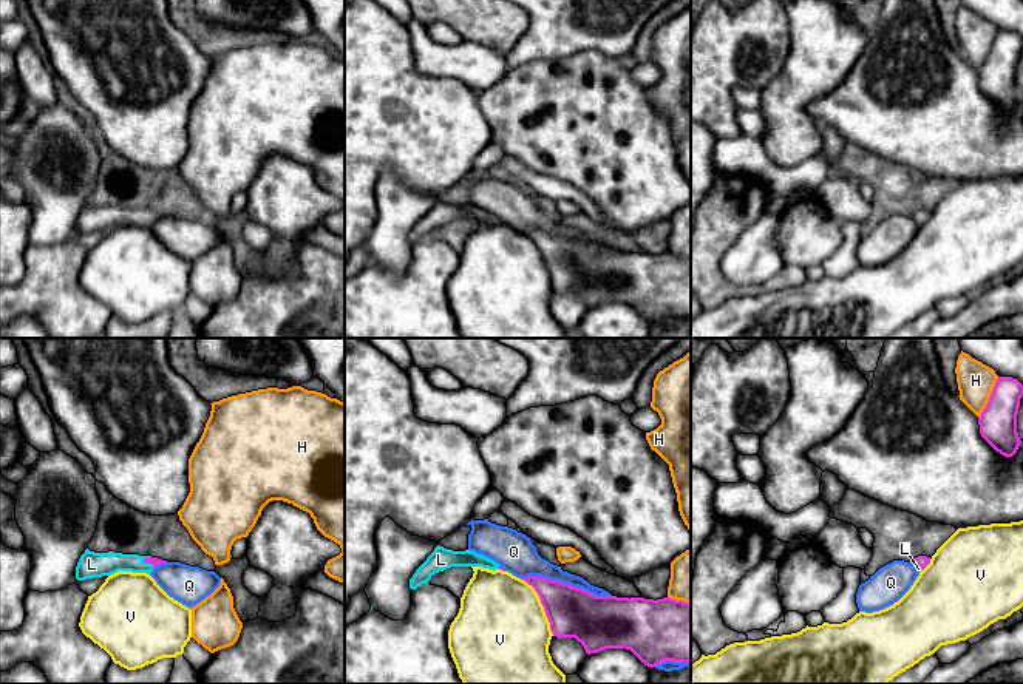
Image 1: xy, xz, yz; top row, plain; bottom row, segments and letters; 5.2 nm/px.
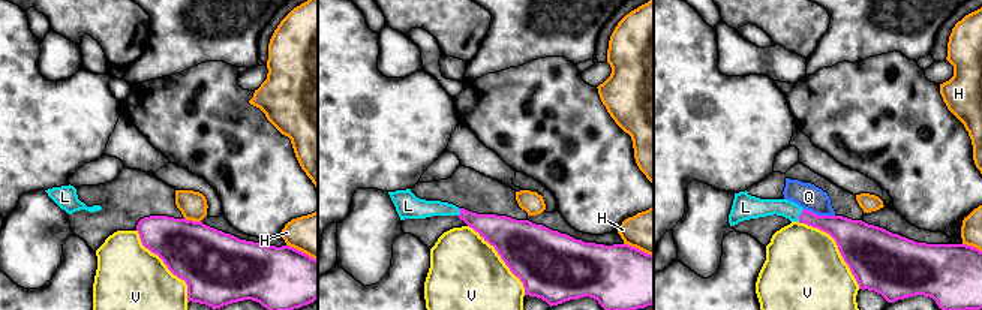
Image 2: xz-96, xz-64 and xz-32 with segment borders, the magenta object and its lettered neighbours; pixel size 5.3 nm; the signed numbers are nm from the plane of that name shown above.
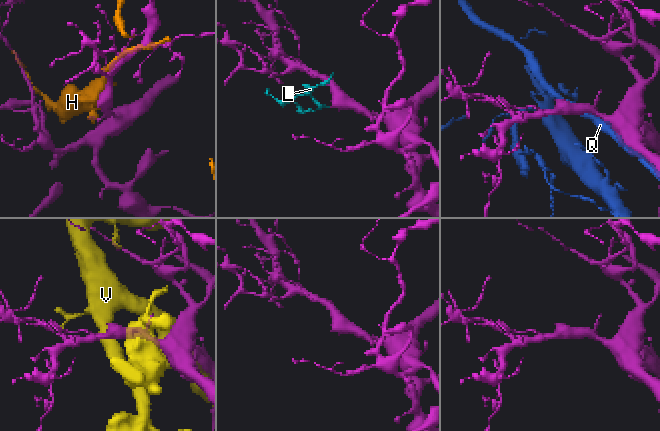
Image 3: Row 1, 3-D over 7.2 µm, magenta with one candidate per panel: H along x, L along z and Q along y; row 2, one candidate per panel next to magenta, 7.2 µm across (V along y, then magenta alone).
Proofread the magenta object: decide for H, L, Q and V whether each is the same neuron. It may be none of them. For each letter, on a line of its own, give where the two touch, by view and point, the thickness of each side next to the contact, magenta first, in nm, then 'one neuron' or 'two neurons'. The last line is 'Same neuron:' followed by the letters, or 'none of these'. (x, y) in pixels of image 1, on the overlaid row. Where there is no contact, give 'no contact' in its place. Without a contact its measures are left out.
H: contact yz (989, 397); calibres 190 and 190 nm; two neurons
L: contact xy (147, 562); calibres 50 and 130 nm; one neuron
Q: contact xz (566, 584); calibres 280 and 160 nm; two neurons
V: contact xz (543, 606); calibres 260 and 480 nm; two neurons
Same neuron: L

